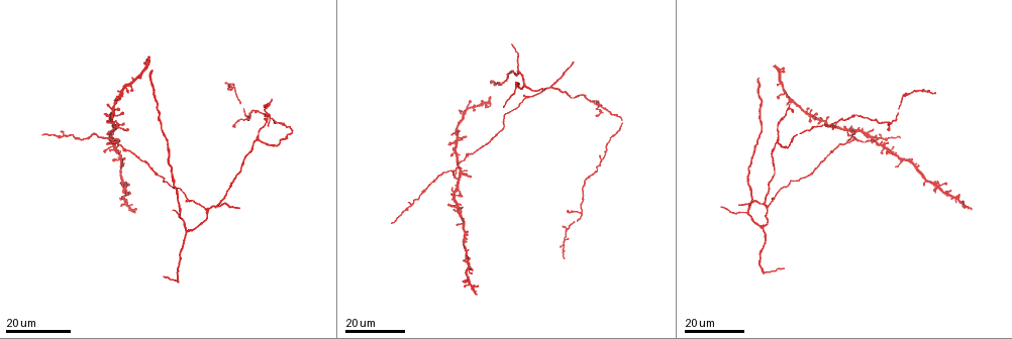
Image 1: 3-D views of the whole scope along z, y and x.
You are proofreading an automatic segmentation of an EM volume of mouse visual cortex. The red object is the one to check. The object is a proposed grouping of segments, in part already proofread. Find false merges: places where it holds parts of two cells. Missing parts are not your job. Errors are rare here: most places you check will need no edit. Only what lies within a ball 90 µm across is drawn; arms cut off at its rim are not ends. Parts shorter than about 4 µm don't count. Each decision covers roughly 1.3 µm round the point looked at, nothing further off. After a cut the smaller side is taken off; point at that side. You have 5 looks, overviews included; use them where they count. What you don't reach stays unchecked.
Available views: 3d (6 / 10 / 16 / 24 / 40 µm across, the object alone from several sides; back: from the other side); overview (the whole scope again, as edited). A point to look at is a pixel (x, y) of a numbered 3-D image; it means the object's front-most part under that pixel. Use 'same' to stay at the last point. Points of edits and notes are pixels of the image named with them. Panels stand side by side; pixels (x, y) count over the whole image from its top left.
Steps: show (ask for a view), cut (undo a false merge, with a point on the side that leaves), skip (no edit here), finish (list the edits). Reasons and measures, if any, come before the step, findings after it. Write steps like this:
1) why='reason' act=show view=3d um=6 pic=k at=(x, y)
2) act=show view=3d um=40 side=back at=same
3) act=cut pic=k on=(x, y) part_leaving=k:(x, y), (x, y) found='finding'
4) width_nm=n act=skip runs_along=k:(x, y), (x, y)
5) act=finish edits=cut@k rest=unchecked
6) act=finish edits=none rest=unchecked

why='four-way junction' act=show view=3d um=24 pic=1 at=(462, 172)

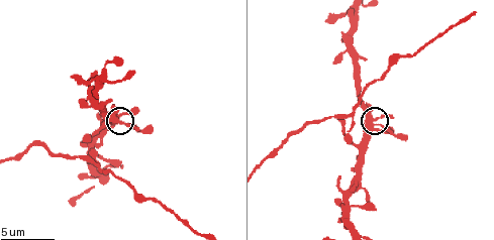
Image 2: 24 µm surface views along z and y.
act=show view=3d um=6 pic=2 at=(377, 123)

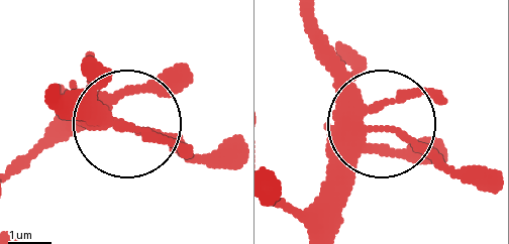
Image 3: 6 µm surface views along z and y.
arms=4 act=skip found='one cell here'

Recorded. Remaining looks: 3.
why='arms part here' act=show view=3d um=10 pic=2 at=(95, 166)

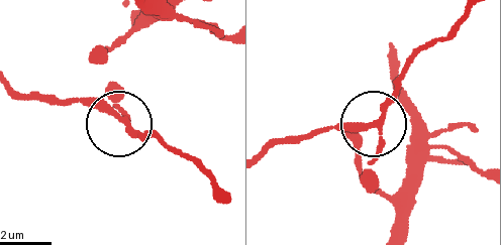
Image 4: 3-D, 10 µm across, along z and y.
side_arm_um=32 act=skip runs_along=4:(467, 14), (414, 60), (382, 119), (312, 132) found='continuous, no second cell'

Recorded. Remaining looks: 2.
why='branch point' act=show view=3d um=16 pic=1 at=(186, 232)

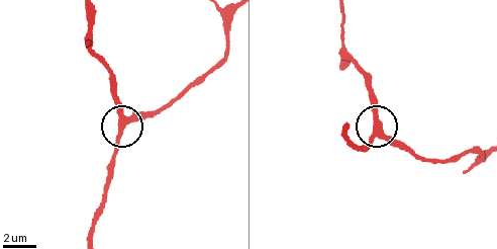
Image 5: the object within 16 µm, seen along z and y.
why='closer look' act=show view=3d um=6 pic=5 at=(120, 126)

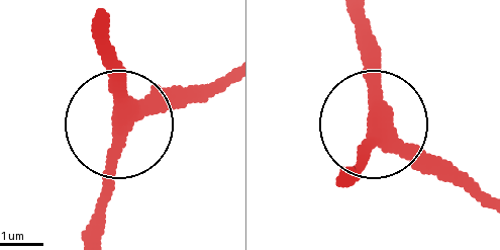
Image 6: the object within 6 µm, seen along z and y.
act=skip runs_along=6:(475, 186), (431, 172), (380, 129), (355, 183) found='all the same cell'

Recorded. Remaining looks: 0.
act=finish edits=none rest=unchecked

